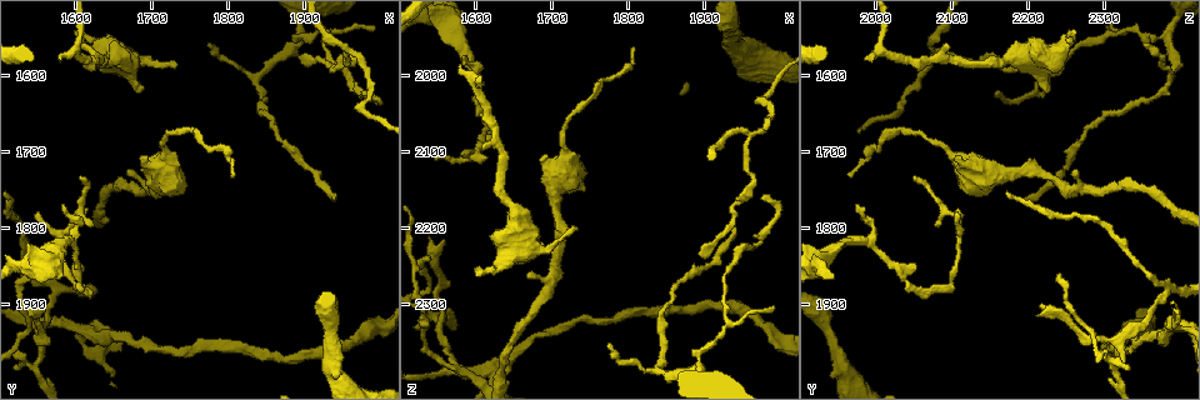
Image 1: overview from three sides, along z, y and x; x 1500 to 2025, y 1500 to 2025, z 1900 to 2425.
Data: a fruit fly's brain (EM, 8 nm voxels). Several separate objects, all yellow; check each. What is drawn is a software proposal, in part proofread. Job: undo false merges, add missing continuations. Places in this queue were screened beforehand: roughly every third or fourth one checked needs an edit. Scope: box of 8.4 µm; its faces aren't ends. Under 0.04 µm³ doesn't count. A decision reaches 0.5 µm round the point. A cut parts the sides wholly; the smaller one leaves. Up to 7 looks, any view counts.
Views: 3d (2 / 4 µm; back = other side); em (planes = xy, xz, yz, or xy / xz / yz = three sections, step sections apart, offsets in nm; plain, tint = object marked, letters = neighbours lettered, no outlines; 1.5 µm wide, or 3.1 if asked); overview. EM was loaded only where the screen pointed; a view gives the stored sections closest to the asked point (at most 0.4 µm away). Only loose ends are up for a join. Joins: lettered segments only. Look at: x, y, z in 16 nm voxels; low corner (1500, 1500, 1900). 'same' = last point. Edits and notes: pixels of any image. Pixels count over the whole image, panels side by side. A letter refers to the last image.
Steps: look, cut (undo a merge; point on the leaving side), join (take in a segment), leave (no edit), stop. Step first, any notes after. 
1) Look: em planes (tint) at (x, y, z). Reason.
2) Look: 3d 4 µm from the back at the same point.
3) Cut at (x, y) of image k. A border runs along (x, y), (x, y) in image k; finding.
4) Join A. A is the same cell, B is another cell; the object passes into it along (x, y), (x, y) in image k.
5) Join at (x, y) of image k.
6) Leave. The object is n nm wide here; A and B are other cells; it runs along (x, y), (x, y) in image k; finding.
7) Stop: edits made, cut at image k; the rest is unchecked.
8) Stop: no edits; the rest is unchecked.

Look: em planes (letters) at (1730, 1585, 2200). Thin end.

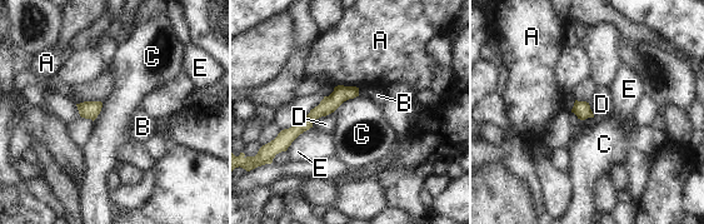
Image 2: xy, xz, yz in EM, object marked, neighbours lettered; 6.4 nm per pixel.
Leave. The longest contact is with E, 220 nm; A, B, C, D and E are other cells; none of them fits.

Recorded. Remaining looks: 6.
Look: 3d 2 µm at (1665, 1725, 2265). Branch stops here.

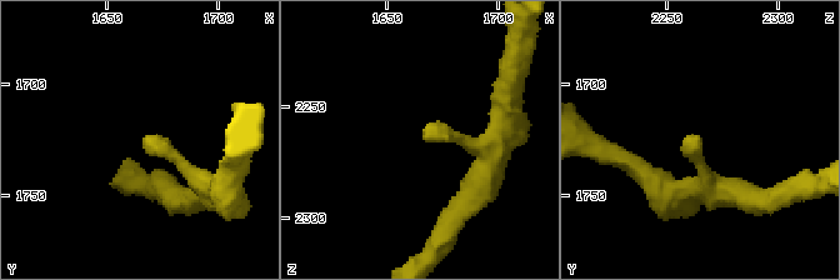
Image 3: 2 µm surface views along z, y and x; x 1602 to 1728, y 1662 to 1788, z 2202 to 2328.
Look: em planes (letters) at (1667, 1723, 2264). Shape alone is not enough.

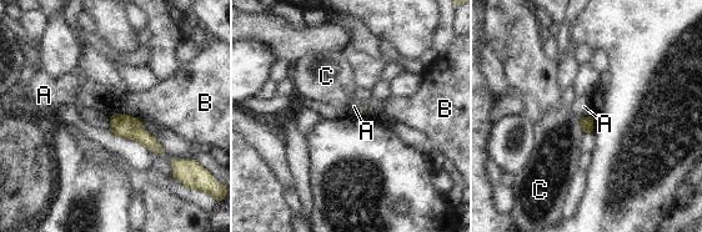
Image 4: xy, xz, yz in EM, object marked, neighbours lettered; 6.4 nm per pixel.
Leave. A, B and C are other cells; none of them fits.

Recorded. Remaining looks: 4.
Look: 3d 2 µm at (1775, 1555, 2355). An open end.

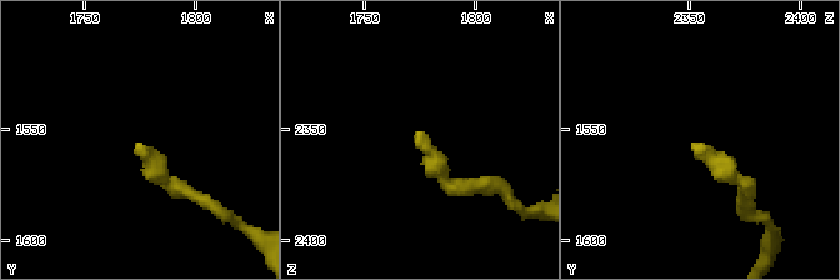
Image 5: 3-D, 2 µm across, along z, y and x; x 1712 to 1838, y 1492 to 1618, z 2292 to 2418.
Look: em xz step 4 (tint) at (1776, 1556, 2352). Now the EM.

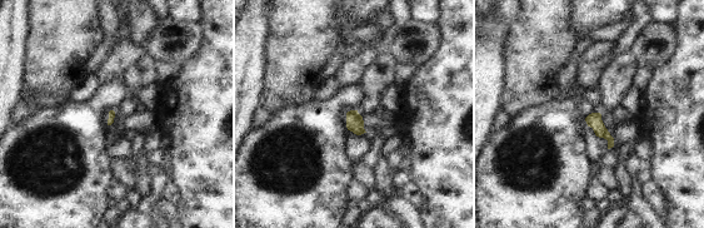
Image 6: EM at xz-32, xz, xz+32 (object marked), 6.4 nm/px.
Look: em planes (letters) at the same point. Another direction.

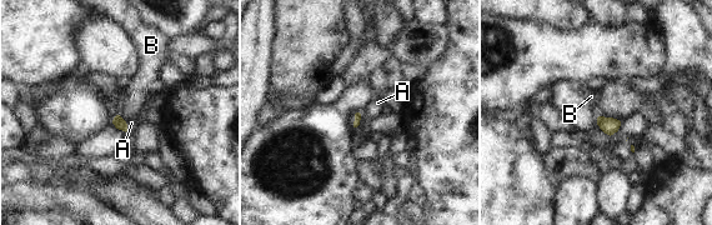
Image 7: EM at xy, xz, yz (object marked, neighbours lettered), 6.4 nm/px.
Leave. A and B are other cells; a border runs along (121, 118), (126, 124) in image 7; no lettered segment goes on from it.

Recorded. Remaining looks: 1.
Stop: no edits; the rest is unchecked.

